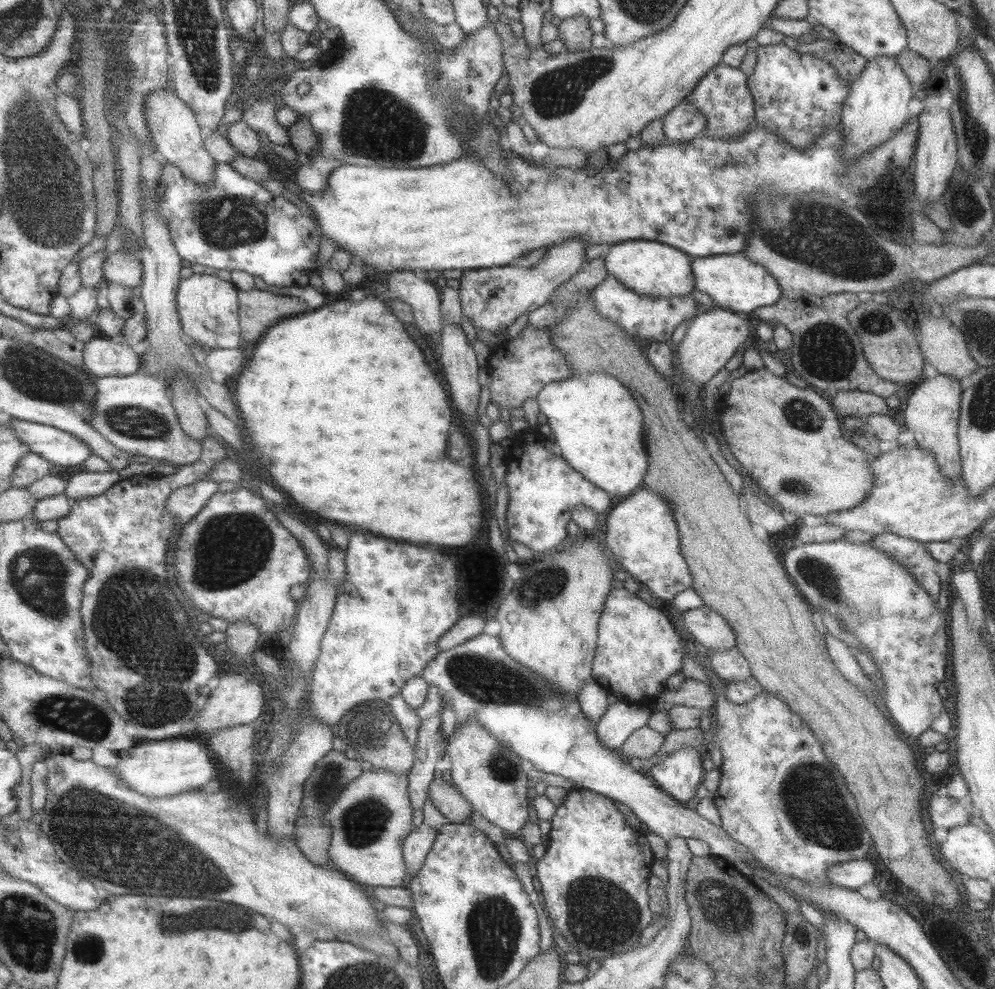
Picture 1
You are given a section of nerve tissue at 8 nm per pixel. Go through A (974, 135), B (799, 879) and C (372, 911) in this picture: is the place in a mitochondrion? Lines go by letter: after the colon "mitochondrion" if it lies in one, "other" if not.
A: mitochondrion
B: other
C: other

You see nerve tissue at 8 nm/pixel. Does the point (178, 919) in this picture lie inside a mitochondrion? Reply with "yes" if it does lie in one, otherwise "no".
yes

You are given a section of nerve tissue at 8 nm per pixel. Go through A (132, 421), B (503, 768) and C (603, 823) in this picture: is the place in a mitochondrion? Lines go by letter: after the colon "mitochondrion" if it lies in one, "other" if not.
A: mitochondrion
B: mitochondrion
C: other

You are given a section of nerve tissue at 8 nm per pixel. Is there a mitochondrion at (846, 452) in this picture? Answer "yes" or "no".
no

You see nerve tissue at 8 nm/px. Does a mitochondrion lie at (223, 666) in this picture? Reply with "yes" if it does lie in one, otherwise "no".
no

